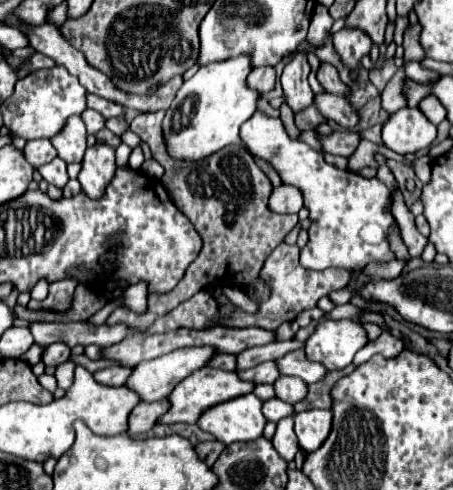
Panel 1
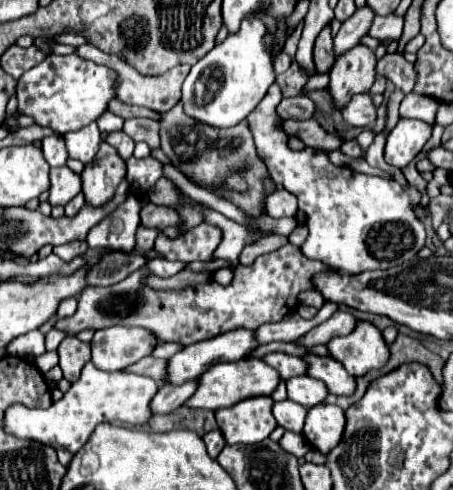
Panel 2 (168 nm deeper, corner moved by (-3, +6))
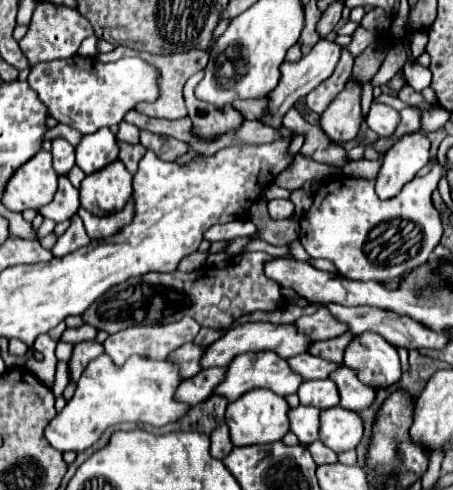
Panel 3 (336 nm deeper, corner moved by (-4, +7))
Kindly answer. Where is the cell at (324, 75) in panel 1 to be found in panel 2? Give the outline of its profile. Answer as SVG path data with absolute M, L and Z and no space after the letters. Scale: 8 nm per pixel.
M326 24L322 28L322 32L316 38L314 44L314 64L318 72L326 72L332 68L334 60L332 60L332 36L330 36L330 24Z

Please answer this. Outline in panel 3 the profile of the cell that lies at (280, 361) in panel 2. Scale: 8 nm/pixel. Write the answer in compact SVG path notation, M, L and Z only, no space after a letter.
M301 353L297 357L289 357L289 367L295 373L301 373L303 379L325 379L331 371L335 371L339 365L325 361L321 357L309 355L309 353Z

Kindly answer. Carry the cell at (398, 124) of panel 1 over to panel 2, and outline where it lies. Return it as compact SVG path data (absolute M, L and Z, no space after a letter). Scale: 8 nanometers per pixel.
M398 120L394 130L388 134L384 160L394 168L404 170L420 154L430 138L430 132L430 124L422 120Z

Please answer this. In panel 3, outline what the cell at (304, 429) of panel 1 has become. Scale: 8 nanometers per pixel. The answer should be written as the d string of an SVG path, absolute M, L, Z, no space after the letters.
M333 407L321 411L319 441L335 453L355 449L363 437L363 423L355 411Z

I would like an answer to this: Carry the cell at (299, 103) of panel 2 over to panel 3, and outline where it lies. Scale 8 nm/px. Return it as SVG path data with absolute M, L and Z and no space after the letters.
M249 99L249 101L235 101L235 109L239 109L245 119L261 119L267 113L267 99Z

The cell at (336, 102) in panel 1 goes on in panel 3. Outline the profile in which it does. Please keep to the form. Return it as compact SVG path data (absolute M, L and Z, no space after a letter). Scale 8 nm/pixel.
M373 101L371 107L369 107L369 113L365 117L365 123L379 137L387 137L389 133L395 131L395 127L399 123L399 113L395 109L391 109L389 105L383 105L379 101Z

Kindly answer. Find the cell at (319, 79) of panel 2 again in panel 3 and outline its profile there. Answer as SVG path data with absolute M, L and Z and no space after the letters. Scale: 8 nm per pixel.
M359 26L352 36L351 43L347 49L354 57L360 55L369 45L373 44L376 37L371 32Z

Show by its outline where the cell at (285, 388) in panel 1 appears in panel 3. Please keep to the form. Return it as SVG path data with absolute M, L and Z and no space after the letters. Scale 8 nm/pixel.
M329 379L303 381L297 395L299 395L301 405L311 405L311 407L317 407L317 409L329 409L329 407L339 405L337 385Z

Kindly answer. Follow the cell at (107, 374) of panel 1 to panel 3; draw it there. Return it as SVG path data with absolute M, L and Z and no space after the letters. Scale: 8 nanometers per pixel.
M185 343L181 349L175 349L167 361L173 361L175 365L179 365L181 379L189 379L201 371L199 369L201 355L203 355L203 347L195 343Z

